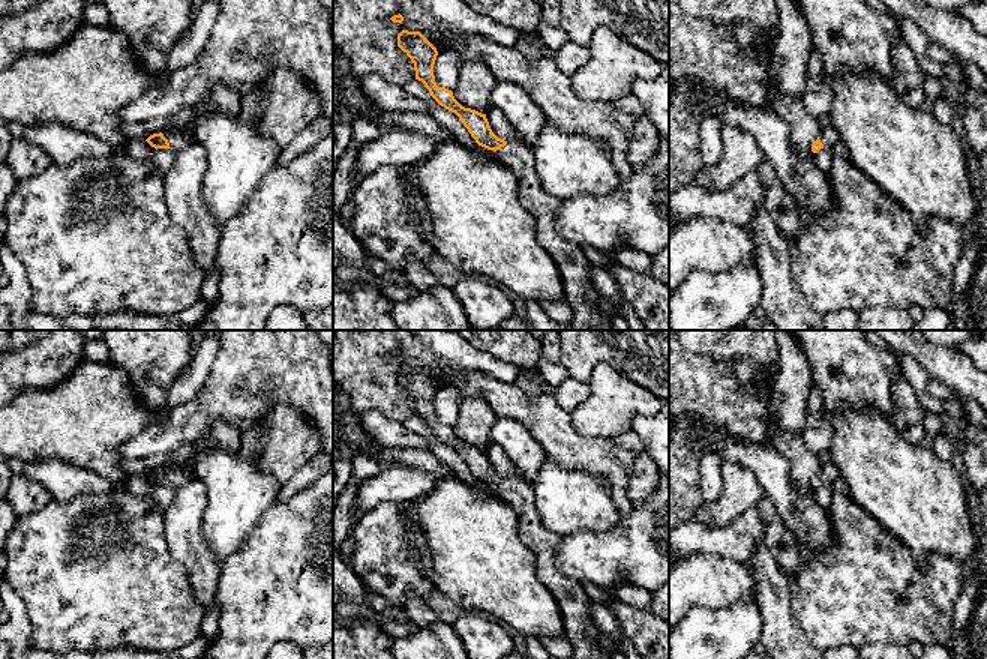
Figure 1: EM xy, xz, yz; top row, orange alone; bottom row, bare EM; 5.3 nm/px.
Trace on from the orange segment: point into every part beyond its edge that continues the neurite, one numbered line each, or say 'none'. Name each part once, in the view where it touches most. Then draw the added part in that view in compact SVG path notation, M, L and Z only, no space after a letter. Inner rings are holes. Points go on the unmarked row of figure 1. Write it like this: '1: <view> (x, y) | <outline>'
1: xy (177, 478) | M178 467L177 470L166 468L164 473L168 476L170 485L174 488L184 485L194 477L194 473L184 470L183 467Z

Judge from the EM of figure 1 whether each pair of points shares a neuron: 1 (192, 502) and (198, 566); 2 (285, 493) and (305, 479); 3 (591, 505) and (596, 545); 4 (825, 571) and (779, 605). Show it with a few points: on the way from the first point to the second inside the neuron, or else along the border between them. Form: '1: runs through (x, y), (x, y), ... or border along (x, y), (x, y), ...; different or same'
1: runs through (191, 518), (191, 550); same
2: runs through (290, 488), (300, 479); same
3: border along (620, 518), (603, 532), (576, 530), (563, 536); different
4: border along (782, 569), (786, 578), (789, 611), (801, 631); different

